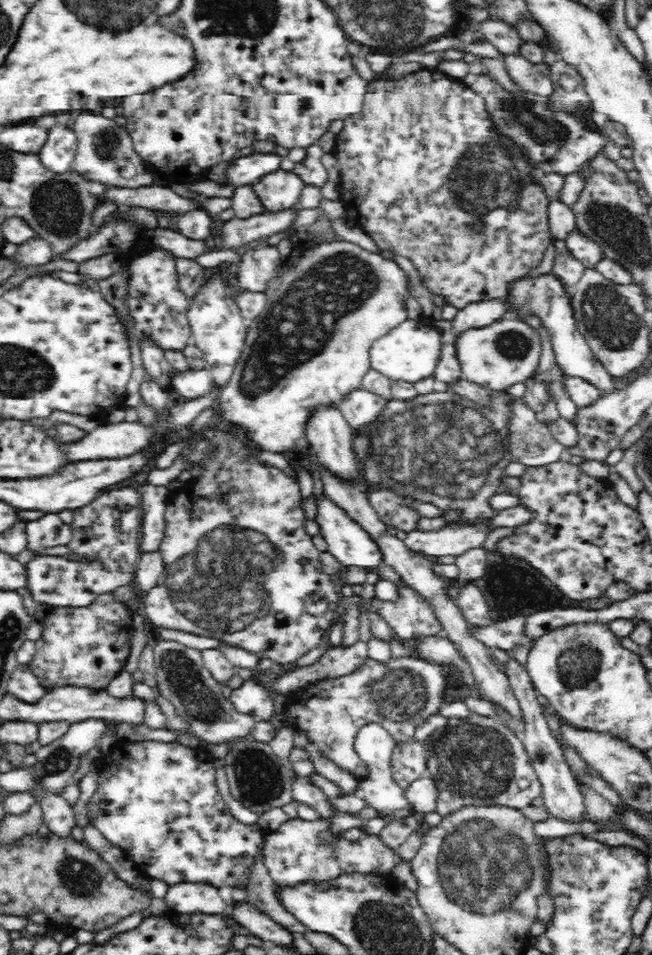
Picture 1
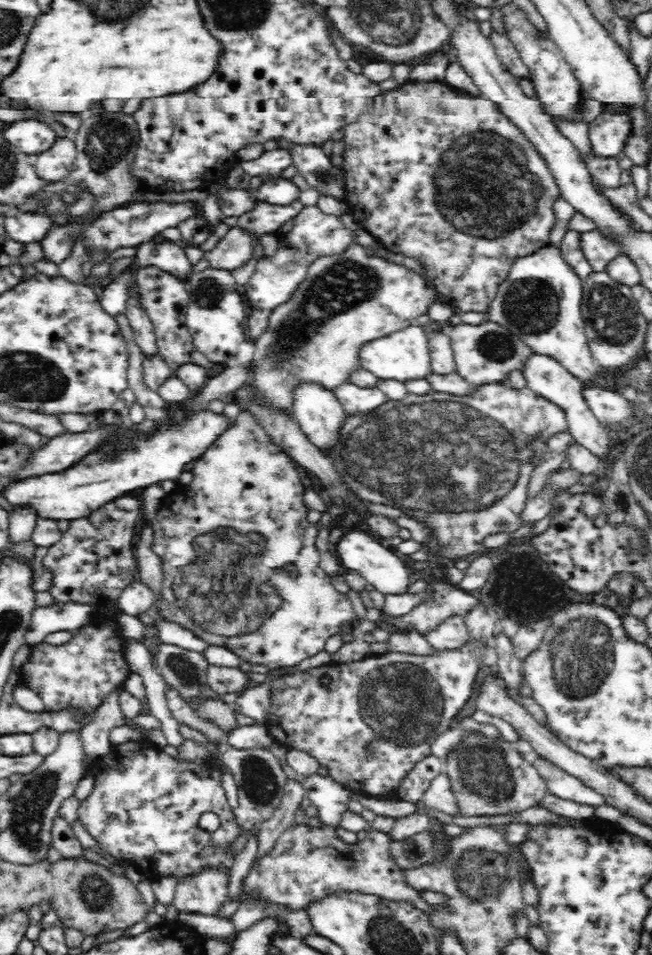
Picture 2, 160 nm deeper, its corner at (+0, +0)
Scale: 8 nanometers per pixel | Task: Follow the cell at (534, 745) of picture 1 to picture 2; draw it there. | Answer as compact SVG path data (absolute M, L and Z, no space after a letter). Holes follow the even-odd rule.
M504 633L493 636L494 647L498 653L497 666L499 667L500 676L507 682L507 687L522 692L520 678L523 677L523 660L520 660L514 653L514 646L510 643Z

